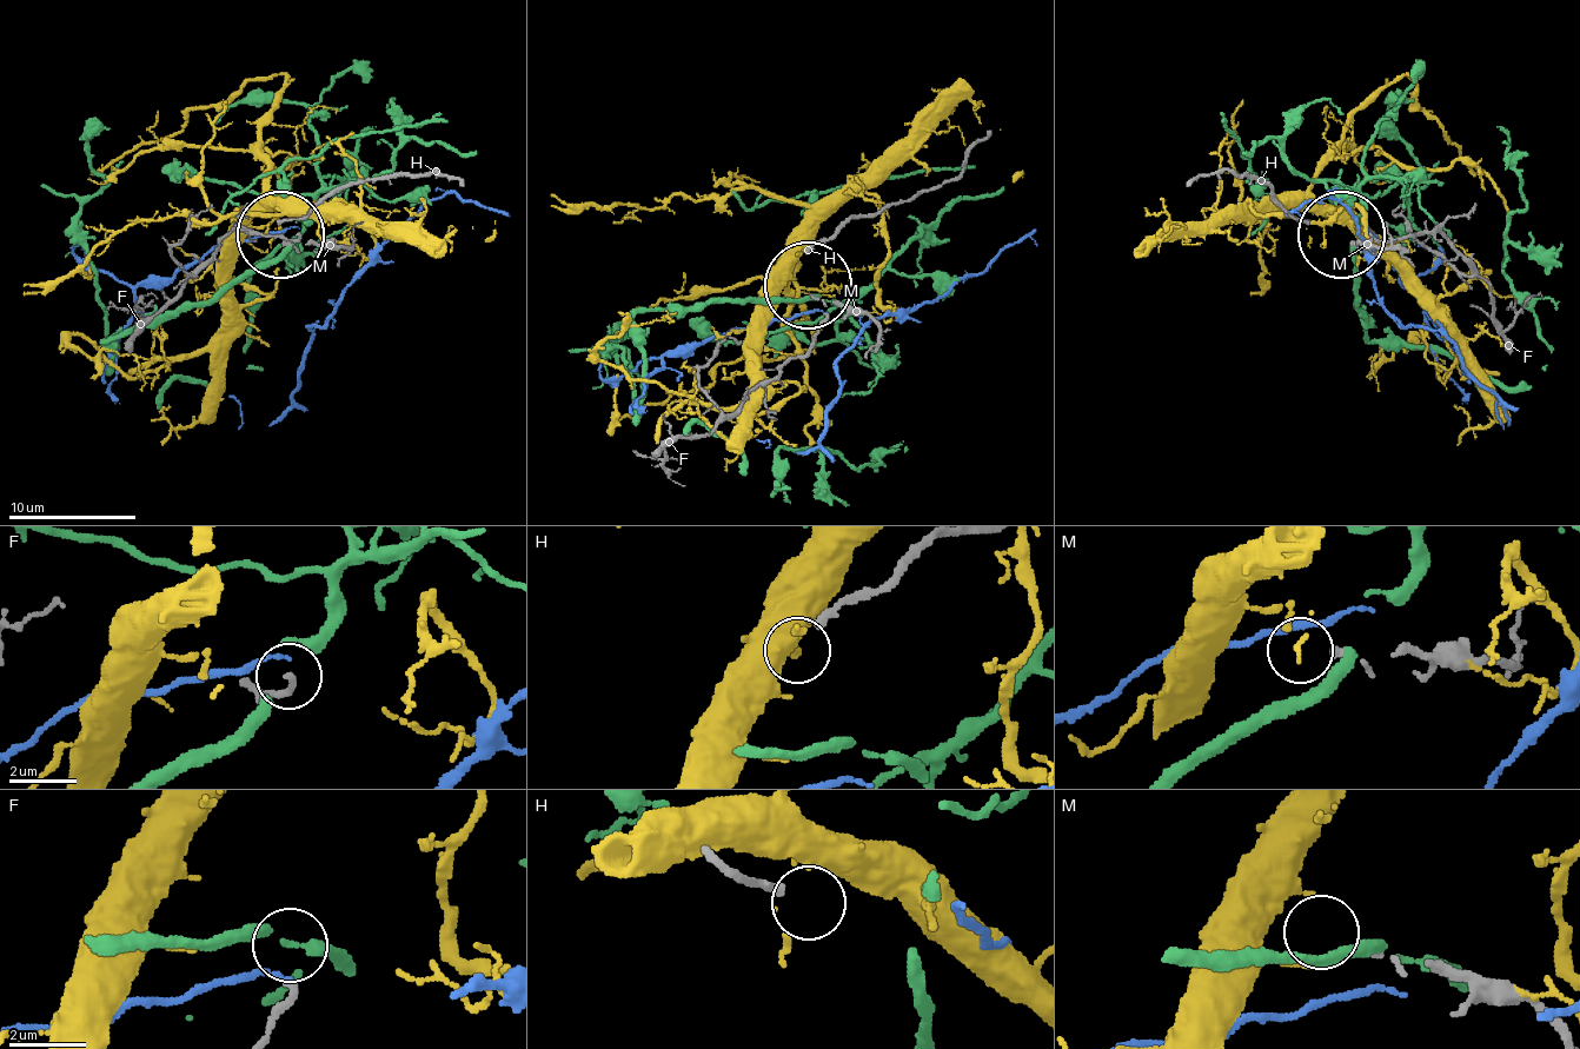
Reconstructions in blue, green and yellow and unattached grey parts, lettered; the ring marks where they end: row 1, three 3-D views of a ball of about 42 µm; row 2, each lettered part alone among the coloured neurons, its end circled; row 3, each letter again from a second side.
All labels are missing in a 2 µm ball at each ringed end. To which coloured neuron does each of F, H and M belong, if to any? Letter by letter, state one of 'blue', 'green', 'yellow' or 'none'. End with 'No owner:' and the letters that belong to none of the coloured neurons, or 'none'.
F: none
H: none
M: none
No owner: F, H, M

